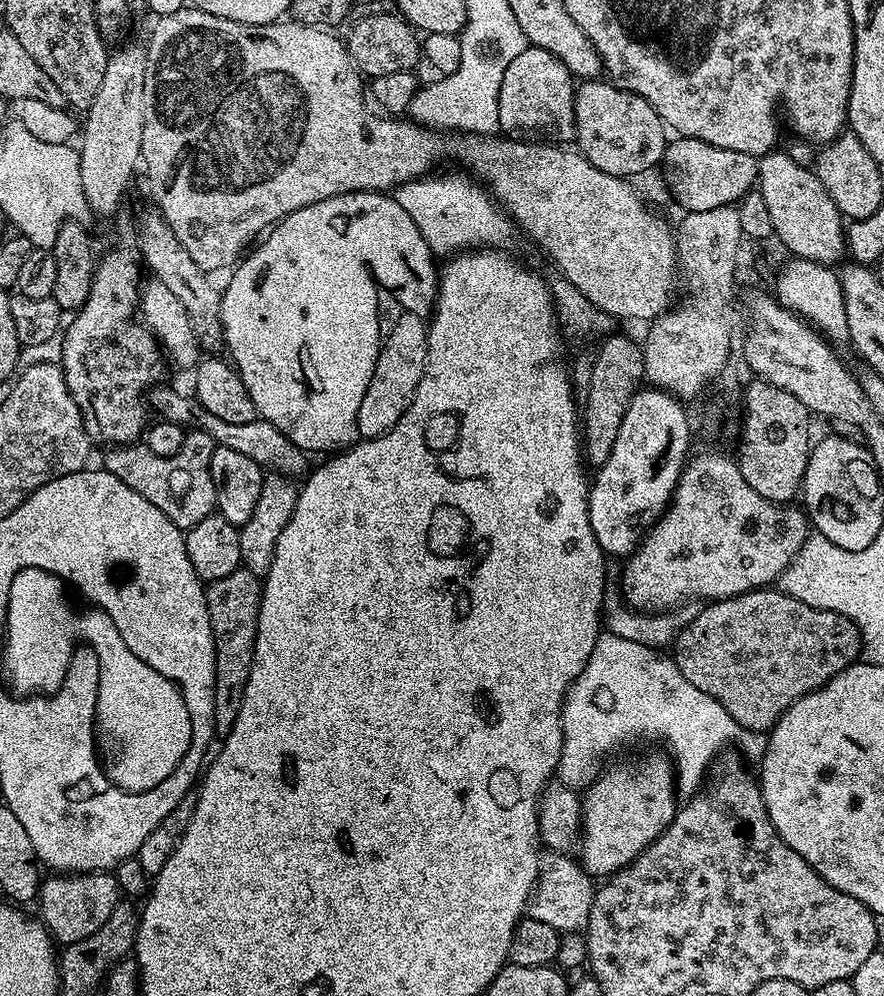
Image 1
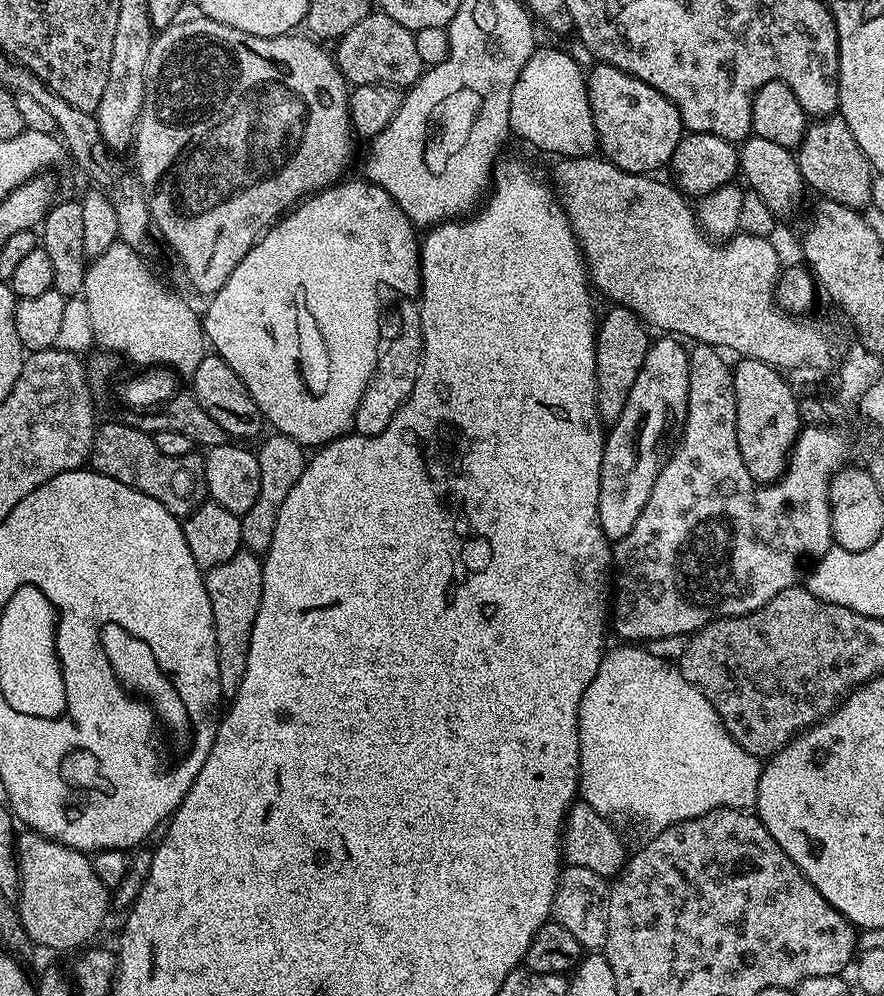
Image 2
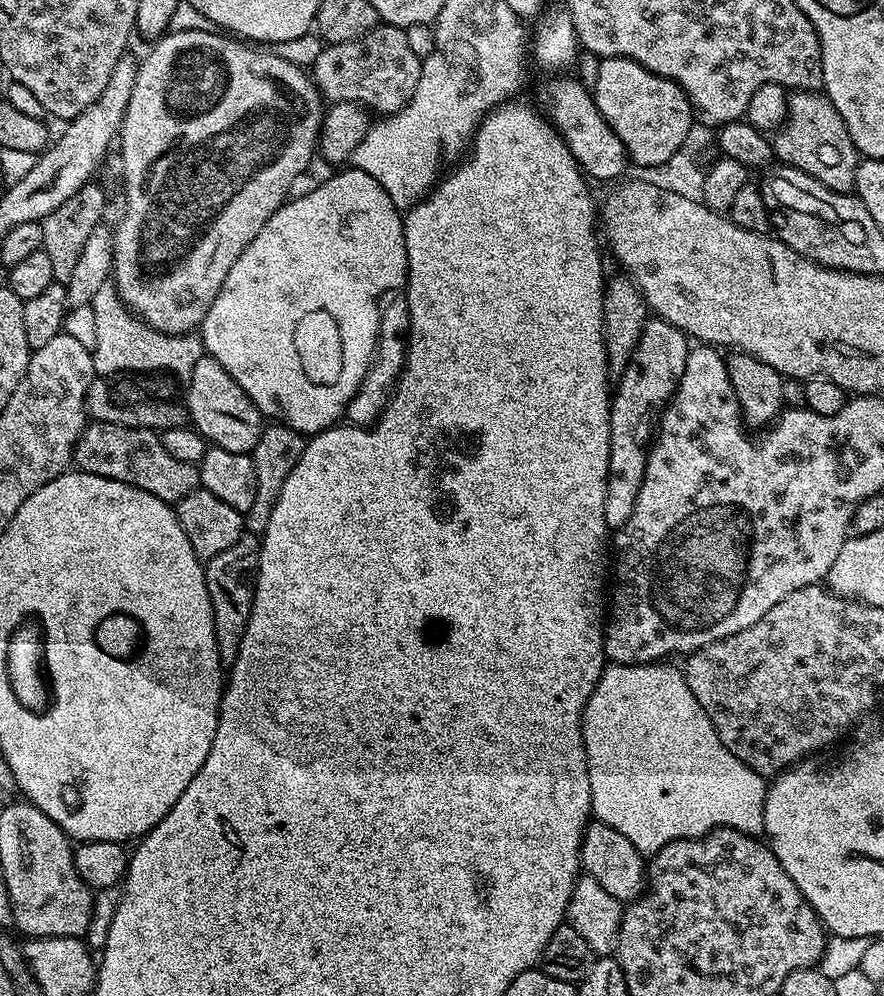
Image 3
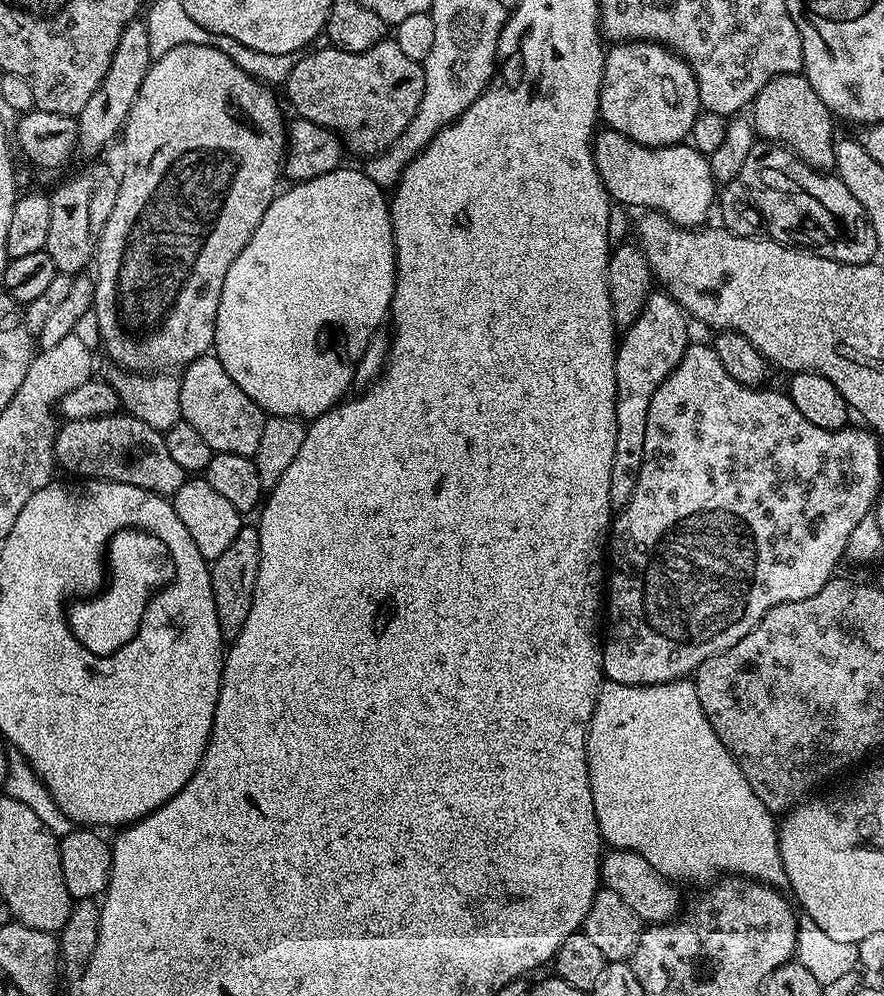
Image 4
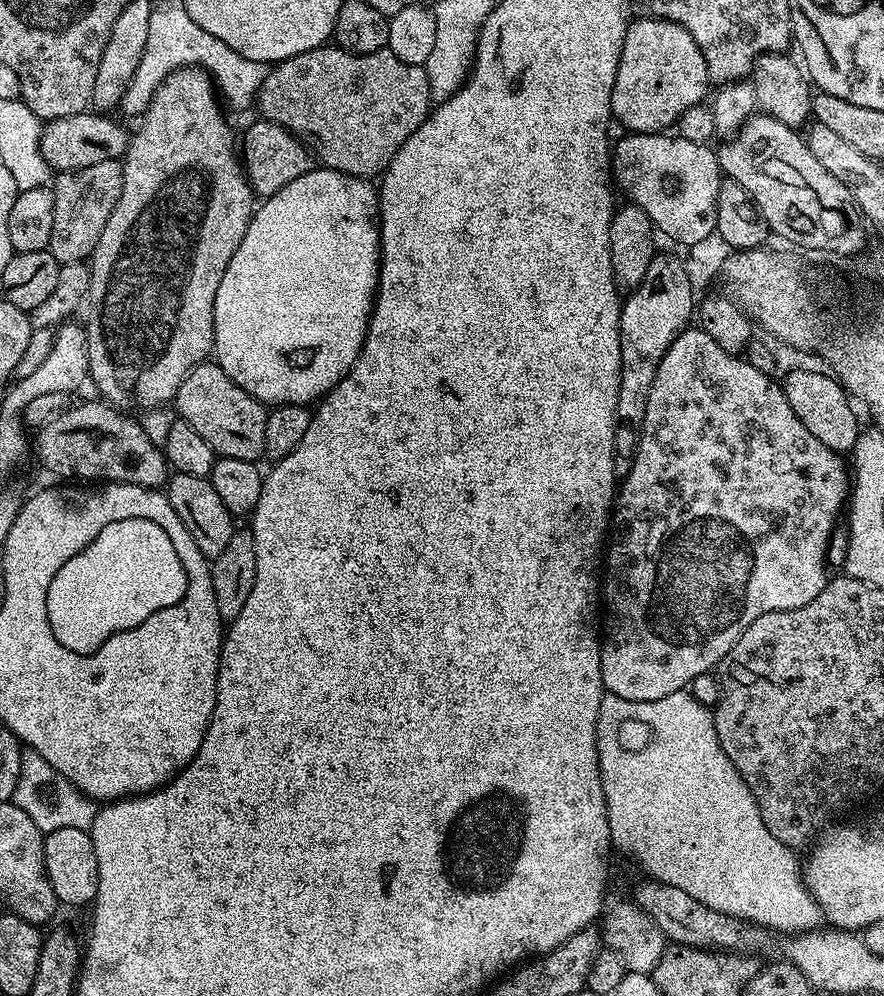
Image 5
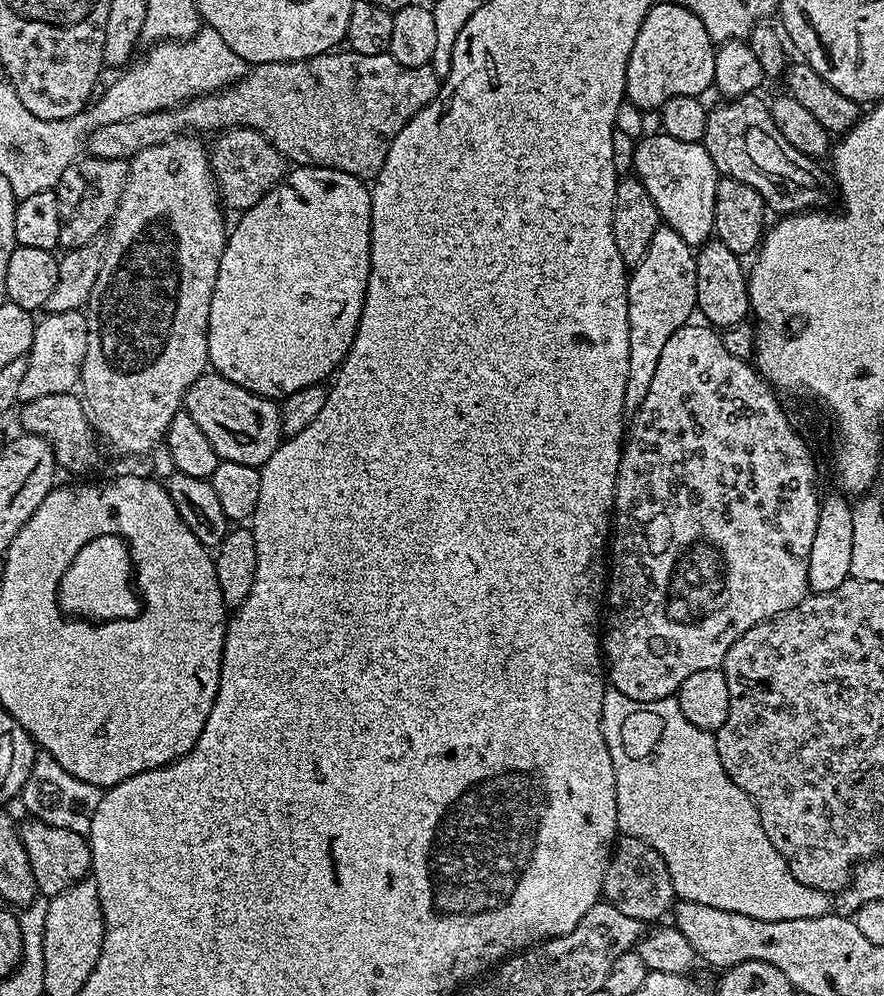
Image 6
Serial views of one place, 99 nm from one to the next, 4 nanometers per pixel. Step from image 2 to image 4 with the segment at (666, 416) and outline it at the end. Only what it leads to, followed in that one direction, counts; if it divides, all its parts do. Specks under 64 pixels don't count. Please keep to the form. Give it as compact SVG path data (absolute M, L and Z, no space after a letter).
M663 290L653 291L644 303L642 314L630 327L623 329L616 349L616 441L614 442L614 466L610 466L610 502L613 509L619 510L630 502L630 494L634 494L636 476L642 466L642 454L646 450L646 414L650 410L650 398L654 398L654 390L662 386L662 382L678 366L682 354L687 350L689 317L680 303Z

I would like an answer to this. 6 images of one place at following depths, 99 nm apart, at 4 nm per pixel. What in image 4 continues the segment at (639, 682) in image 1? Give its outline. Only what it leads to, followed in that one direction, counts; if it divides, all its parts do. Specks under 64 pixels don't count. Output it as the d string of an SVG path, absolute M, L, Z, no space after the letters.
M685 678L671 680L665 684L643 684L642 686L619 684L613 680L601 684L594 706L594 714L588 723L588 773L600 838L609 849L621 848L630 850L634 854L642 854L642 858L646 858L646 862L650 862L650 866L654 866L658 874L667 876L673 882L681 882L680 880L712 882L721 874L731 874L773 886L785 883L784 867L780 857L780 833L777 817L770 810L766 810L766 806L762 806L758 794L750 790L750 782L746 782L738 762L734 762L726 746L722 746L718 734L714 734L702 710L702 702L698 702L698 690L691 679Z

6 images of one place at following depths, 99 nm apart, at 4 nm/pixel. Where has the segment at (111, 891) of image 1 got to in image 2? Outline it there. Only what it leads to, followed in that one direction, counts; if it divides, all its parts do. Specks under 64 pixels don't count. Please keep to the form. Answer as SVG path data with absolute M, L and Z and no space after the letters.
M24 830L16 837L16 868L20 872L20 922L33 943L41 949L57 948L60 952L67 948L83 949L110 913L110 890L98 879L98 874L94 874L91 859L85 853L46 839L42 834Z

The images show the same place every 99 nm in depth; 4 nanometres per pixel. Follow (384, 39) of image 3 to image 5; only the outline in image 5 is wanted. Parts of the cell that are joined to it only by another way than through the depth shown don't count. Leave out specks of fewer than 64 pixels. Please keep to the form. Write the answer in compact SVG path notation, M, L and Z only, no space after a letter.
M325 46L315 48L314 50L306 50L294 58L281 60L279 64L269 71L263 86L260 88L258 97L259 115L265 120L273 120L278 126L282 126L288 132L291 132L292 135L298 137L323 167L333 168L335 172L341 172L342 174L365 178L373 178L372 176L379 177L387 170L394 158L394 154L398 154L402 142L406 142L406 138L410 138L410 134L414 134L414 130L418 130L418 126L422 126L422 122L427 118L428 113L432 111L433 107L434 101L430 94L430 82L423 66L402 62L398 58L394 58L394 54L387 50L359 56L353 52L347 52L339 46Z

